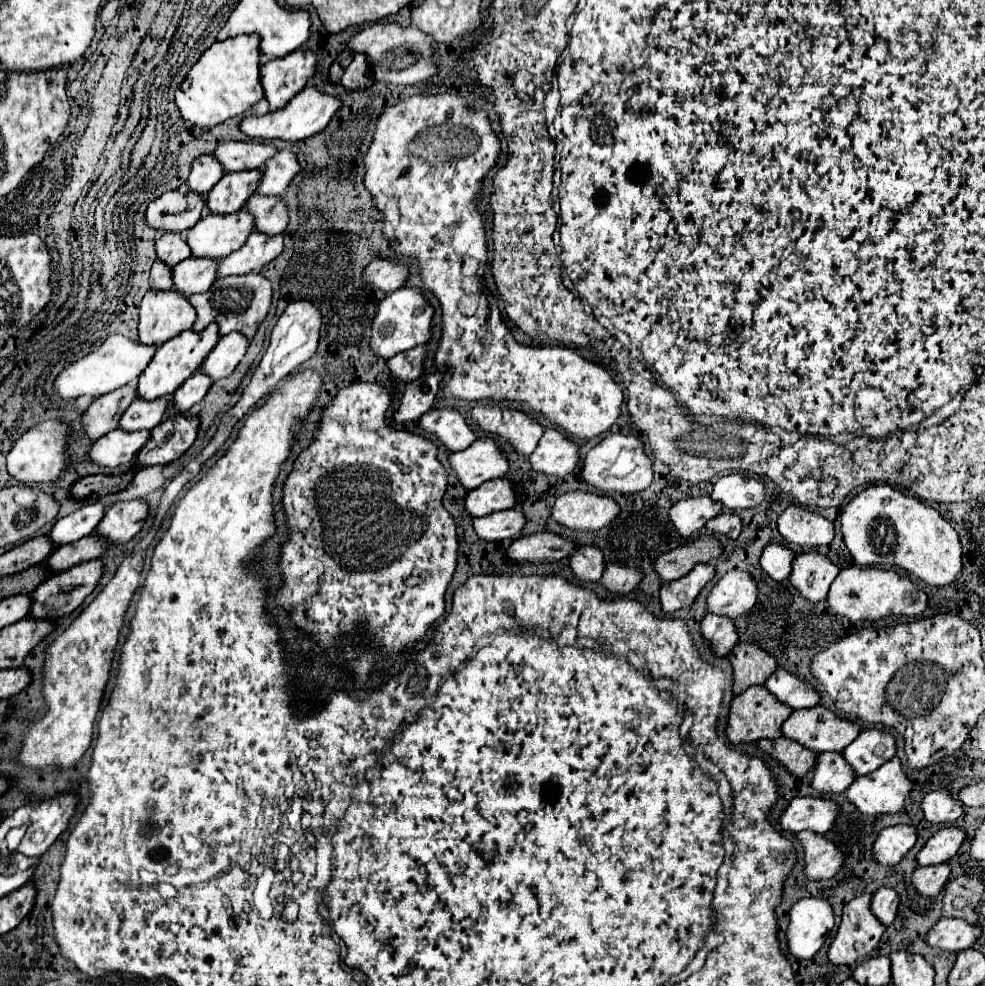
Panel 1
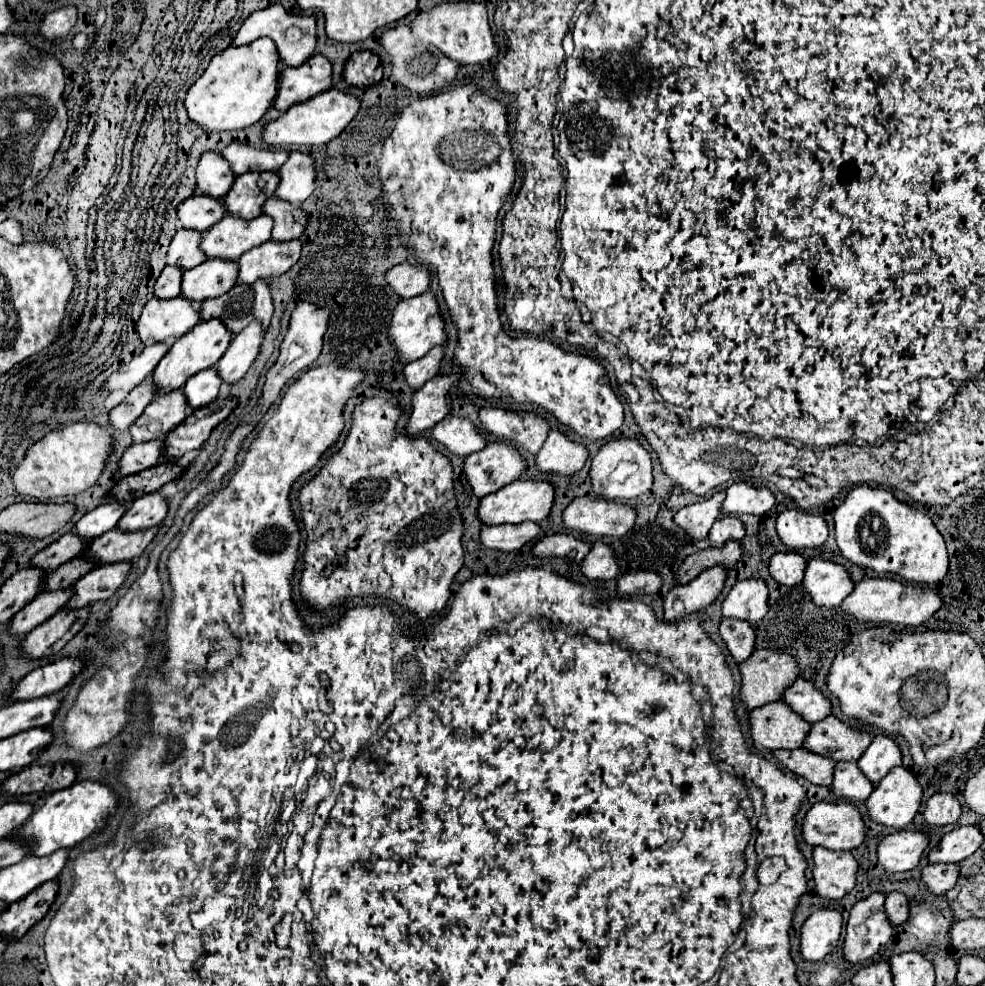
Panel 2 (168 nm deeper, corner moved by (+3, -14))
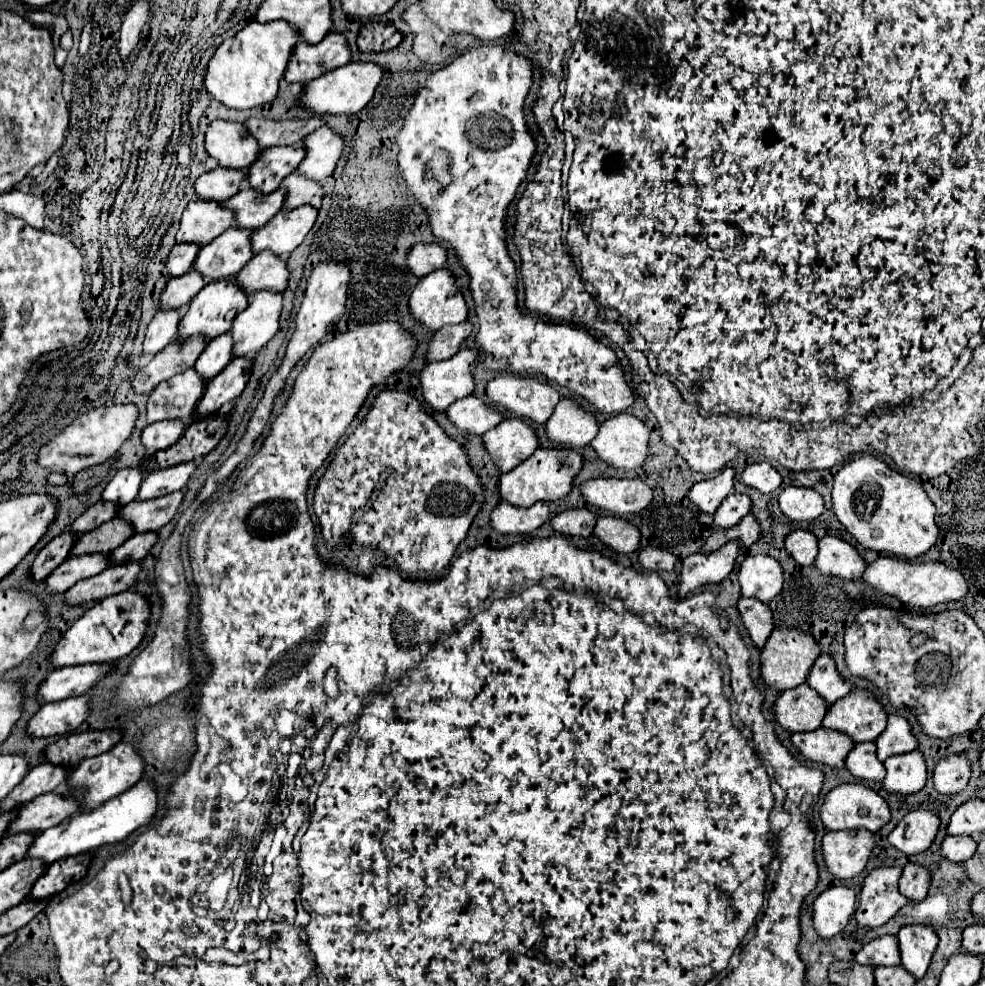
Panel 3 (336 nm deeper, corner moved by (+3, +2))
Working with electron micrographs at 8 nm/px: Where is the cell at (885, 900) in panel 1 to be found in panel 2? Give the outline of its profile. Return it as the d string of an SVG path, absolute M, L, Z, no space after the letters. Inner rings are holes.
M891 892L885 896L885 912L891 922L891 926L901 926L909 916L909 904L907 898L899 892Z

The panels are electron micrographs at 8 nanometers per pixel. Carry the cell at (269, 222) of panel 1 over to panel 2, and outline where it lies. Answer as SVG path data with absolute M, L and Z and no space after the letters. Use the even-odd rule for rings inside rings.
M279 198L267 200L263 204L263 214L275 220L273 234L271 234L271 240L275 242L287 242L299 238L307 224L307 214L303 210L293 208L289 202L283 202Z

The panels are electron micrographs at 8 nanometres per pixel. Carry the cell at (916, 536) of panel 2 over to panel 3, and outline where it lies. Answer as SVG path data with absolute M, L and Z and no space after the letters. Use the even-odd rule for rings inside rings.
M865 454L845 462L835 474L831 494L837 520L863 548L915 560L937 540L939 530L935 526L935 506L923 486L917 480L891 470L875 456Z

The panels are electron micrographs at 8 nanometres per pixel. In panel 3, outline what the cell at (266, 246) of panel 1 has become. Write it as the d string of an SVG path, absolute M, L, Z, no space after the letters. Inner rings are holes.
M303 204L293 210L281 208L275 220L255 230L255 234L251 236L255 254L261 250L271 250L283 260L287 260L287 256L305 240L315 220L317 220L317 208L309 204Z

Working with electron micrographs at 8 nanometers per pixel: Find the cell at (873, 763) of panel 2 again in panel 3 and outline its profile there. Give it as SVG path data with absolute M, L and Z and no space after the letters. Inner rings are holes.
M899 714L889 716L887 728L885 728L883 736L879 736L875 740L875 744L877 744L877 758L881 762L885 762L889 756L907 754L907 752L919 748L919 742L911 732L909 722Z

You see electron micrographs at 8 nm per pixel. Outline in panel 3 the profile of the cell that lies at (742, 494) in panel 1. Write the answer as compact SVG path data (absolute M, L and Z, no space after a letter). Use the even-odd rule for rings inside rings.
M757 462L757 464L751 464L745 468L741 482L745 486L761 490L763 494L771 494L773 490L779 488L781 474L769 462Z

